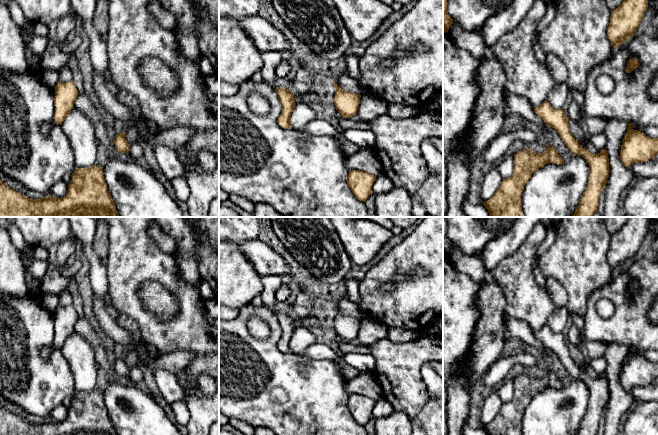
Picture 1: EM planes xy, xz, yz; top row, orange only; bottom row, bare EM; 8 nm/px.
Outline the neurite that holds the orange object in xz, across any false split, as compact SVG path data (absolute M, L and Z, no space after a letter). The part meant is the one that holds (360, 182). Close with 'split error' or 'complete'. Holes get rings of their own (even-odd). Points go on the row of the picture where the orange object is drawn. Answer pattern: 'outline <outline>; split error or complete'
outline M352 170L348 173L347 184L354 196L365 202L373 193L372 187L376 177L362 170Z; complete

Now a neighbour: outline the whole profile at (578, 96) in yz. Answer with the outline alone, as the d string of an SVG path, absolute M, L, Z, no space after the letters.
M573 89L572 90L573 100L576 101L579 105L580 109L580 117L585 120L587 115L584 110L584 93L580 92L579 90Z

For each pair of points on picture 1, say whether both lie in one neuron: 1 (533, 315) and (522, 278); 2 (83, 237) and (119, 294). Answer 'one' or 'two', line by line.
1: one
2: two

